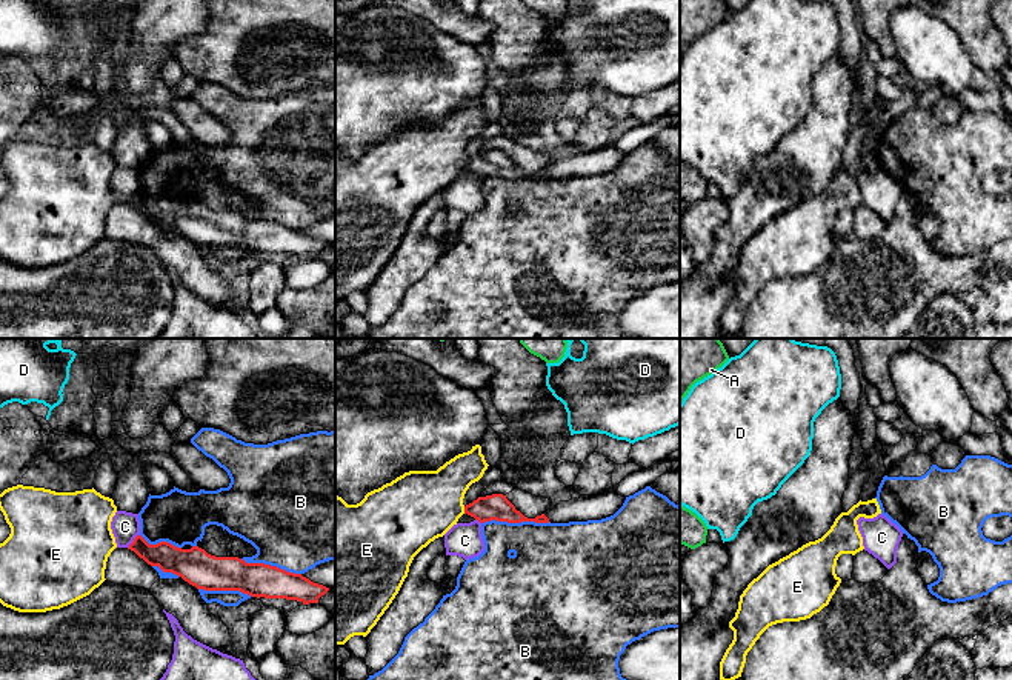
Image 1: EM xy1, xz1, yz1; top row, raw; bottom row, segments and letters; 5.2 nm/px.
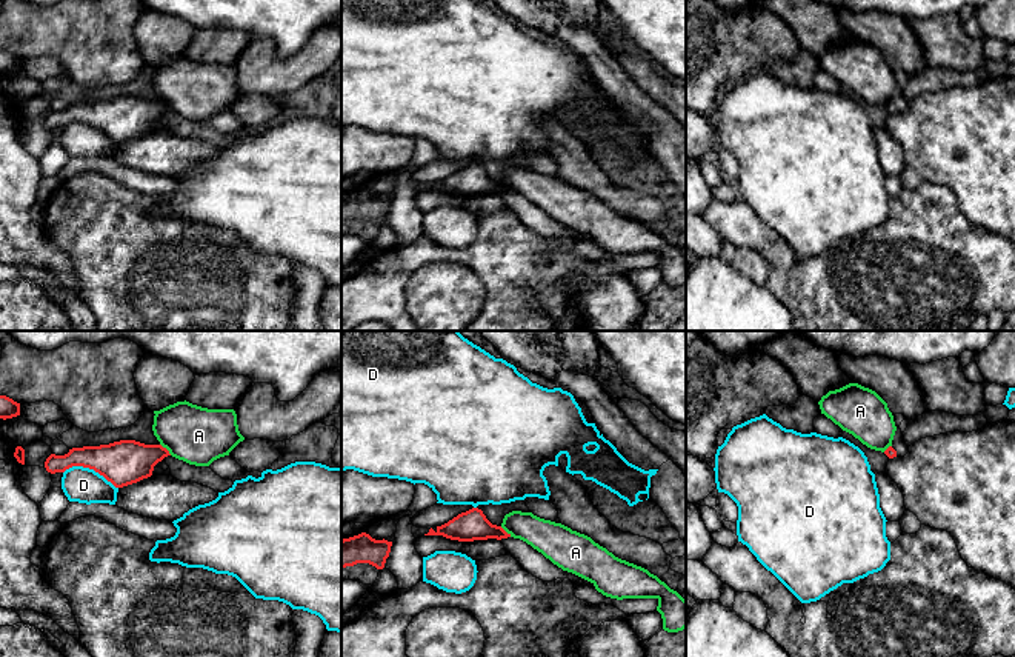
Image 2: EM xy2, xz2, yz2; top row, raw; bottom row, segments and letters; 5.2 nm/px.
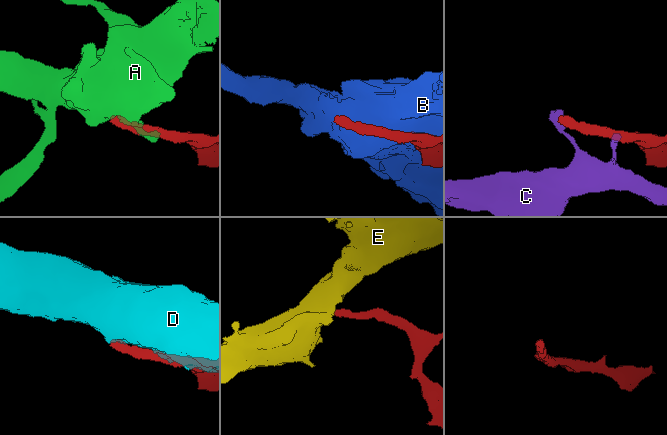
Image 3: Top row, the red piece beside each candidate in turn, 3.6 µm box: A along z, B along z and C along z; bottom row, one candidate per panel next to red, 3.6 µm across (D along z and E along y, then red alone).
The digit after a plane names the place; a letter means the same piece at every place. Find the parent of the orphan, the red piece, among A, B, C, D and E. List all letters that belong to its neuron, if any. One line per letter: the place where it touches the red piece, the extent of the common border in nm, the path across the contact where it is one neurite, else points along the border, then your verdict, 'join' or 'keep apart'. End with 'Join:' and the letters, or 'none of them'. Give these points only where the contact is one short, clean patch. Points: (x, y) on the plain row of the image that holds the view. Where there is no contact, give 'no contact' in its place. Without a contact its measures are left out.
A: xy2 (166, 105) | 90 nm | along xy2 (160, 99), (171, 110) | keep apart
B: xz1 (515, 177) | 360 nm | keep apart
C: xy1 (133, 197) | 100 nm | along xy1 (139, 190), (128, 203) | keep apart
D: xy2 (91, 123) | 300 nm | keep apart
E: xz1 (465, 165) | 40 nm | across xz1 (496, 162), (465, 165), (419, 162) | join
Join: E

